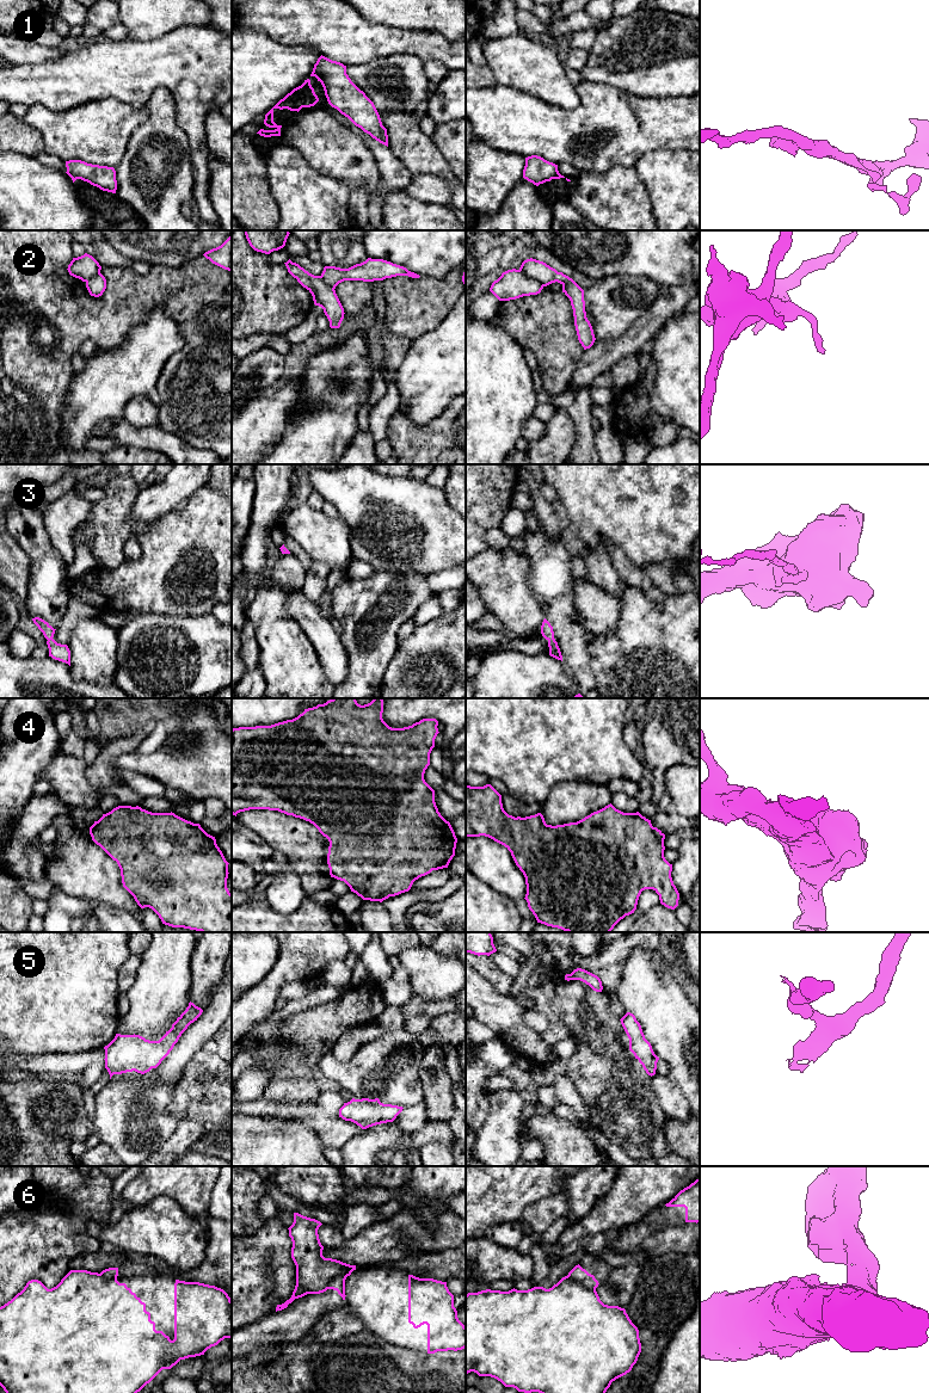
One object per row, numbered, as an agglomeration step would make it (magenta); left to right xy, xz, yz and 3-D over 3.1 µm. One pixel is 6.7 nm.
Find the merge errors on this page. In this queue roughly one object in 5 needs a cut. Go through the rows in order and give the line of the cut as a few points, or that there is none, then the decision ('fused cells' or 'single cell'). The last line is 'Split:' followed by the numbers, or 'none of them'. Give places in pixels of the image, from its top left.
1: yz (559, 173), (553, 178) | fused cells
2: yz (518, 270), (537, 279), (543, 285) | fused cells
3: no cut | single cell
4: no cut | single cell
5: no cut | single cell
6: yz (567, 1275), (585, 1287), (595, 1289) | fused cells
Split: 1, 2, 6

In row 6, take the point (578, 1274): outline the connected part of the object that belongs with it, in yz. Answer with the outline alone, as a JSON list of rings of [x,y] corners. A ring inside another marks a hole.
[[[579,1264],[576,1265],[570,1272],[568,1276],[576,1281],[578,1281],[582,1286],[589,1289],[596,1289],[598,1287],[598,1281],[593,1275],[589,1274],[585,1269],[583,1269]]]

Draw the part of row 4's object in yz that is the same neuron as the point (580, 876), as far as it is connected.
[[[466,784],[466,837],[480,836],[493,839],[511,852],[516,865],[525,877],[527,894],[524,899],[528,902],[528,907],[535,916],[537,923],[547,926],[558,927],[567,932],[610,932],[621,919],[634,913],[639,896],[645,889],[653,889],[659,895],[660,904],[665,907],[675,910],[678,906],[679,893],[671,877],[672,864],[664,857],[665,834],[657,827],[653,827],[651,820],[642,816],[639,812],[623,813],[610,803],[577,822],[552,826],[546,824],[541,813],[525,818],[509,815],[503,808],[502,795],[491,784],[484,787],[470,787]]]

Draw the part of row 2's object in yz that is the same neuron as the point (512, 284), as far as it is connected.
[[[512,269],[502,273],[490,288],[490,291],[499,301],[516,300],[523,296],[537,295],[543,285],[533,278],[527,277],[519,270]]]

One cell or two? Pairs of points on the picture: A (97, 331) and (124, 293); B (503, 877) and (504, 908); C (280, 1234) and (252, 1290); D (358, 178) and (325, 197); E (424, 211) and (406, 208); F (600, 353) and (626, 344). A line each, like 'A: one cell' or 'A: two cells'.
A: one cell
B: two cells
C: one cell
D: two cells
E: one cell
F: one cell

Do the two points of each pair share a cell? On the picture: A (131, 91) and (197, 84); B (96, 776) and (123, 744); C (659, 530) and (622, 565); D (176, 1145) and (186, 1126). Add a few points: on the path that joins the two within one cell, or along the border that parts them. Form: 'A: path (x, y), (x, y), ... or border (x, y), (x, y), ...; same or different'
A: path (148, 79), (180, 79); same
B: path (99, 765), (104, 752), (112, 745); same
C: border (607, 540), (616, 544), (643, 569); different
D: path (180, 1140), (186, 1134), (186, 1130); same

